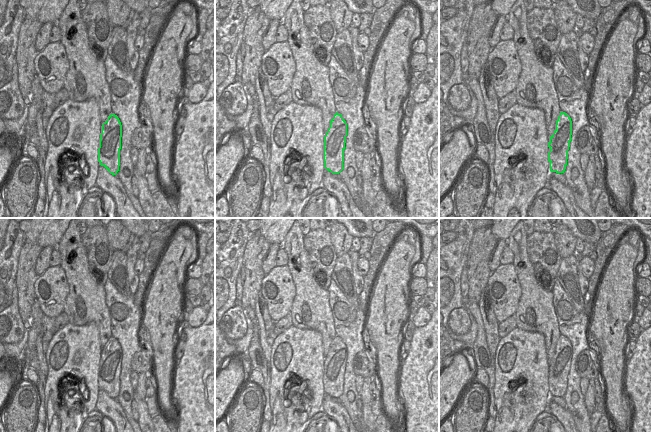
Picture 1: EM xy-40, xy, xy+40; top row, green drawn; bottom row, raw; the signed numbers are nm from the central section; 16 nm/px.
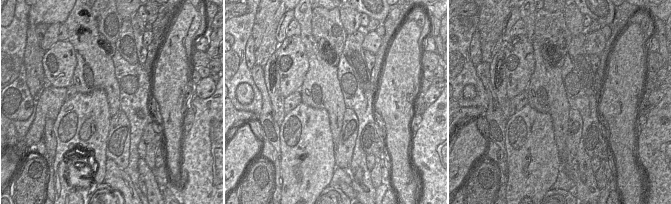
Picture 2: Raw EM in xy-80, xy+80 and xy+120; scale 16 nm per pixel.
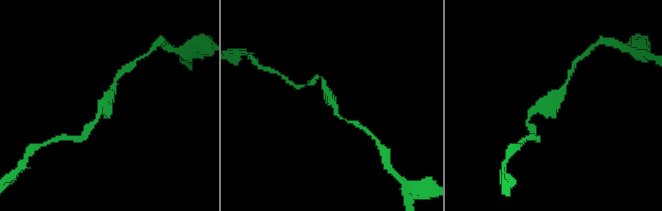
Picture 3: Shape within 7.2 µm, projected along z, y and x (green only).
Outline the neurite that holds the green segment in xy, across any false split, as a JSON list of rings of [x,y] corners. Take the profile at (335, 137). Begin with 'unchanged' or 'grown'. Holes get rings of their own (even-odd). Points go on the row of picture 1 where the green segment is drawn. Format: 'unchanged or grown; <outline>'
unchanged; [[[336,112],[325,132],[323,145],[324,168],[332,174],[339,174],[343,170],[346,136],[347,123],[341,114]]]

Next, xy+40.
unchanged; [[[560,111],[554,132],[549,136],[548,161],[551,172],[564,173],[567,165],[568,150],[572,135],[570,116]]]

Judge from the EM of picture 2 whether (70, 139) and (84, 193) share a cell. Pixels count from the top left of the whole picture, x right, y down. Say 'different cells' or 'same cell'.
same cell

